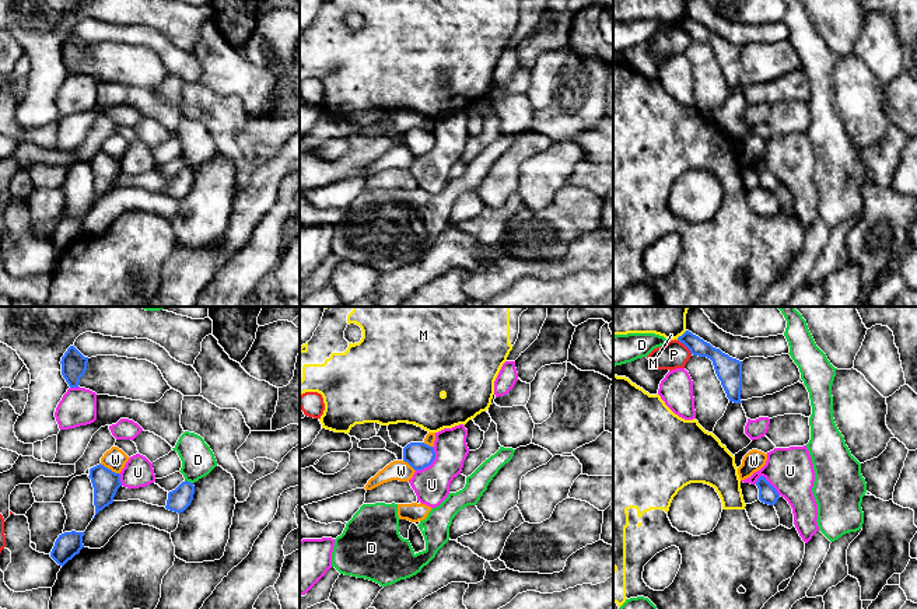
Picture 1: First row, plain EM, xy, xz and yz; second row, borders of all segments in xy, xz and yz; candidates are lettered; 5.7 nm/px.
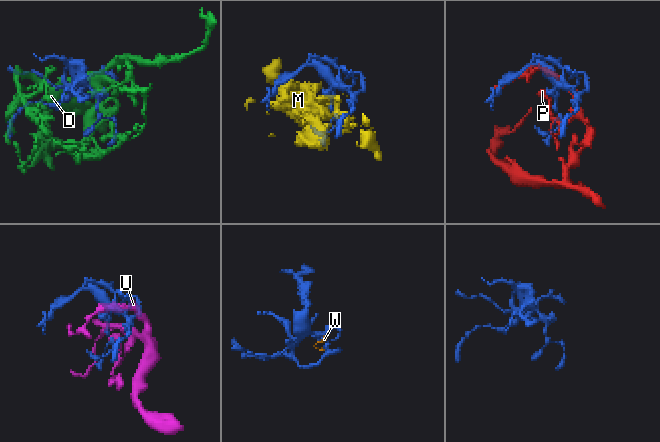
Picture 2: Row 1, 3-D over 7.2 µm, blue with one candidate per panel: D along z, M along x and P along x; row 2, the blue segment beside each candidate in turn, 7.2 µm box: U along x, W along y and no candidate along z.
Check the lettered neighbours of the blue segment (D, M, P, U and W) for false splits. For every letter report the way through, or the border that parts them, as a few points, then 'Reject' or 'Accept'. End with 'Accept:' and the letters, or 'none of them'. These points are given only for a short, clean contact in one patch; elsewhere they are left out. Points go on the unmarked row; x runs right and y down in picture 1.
D: Reject
M: Reject
P: Reject
U: Reject
W: Boundary: xy (100, 150), (118, 160). Reject
Accept: none of them

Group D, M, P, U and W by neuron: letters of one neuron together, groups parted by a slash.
D W / M / P / U

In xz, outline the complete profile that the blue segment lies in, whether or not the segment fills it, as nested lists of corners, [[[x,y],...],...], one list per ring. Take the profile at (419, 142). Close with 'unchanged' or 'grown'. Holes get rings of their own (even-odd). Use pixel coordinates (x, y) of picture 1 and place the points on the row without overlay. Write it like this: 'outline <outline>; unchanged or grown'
outline [[[410,129],[403,134],[403,147],[414,157],[421,157],[435,146],[434,134],[424,129]]]; unchanged

